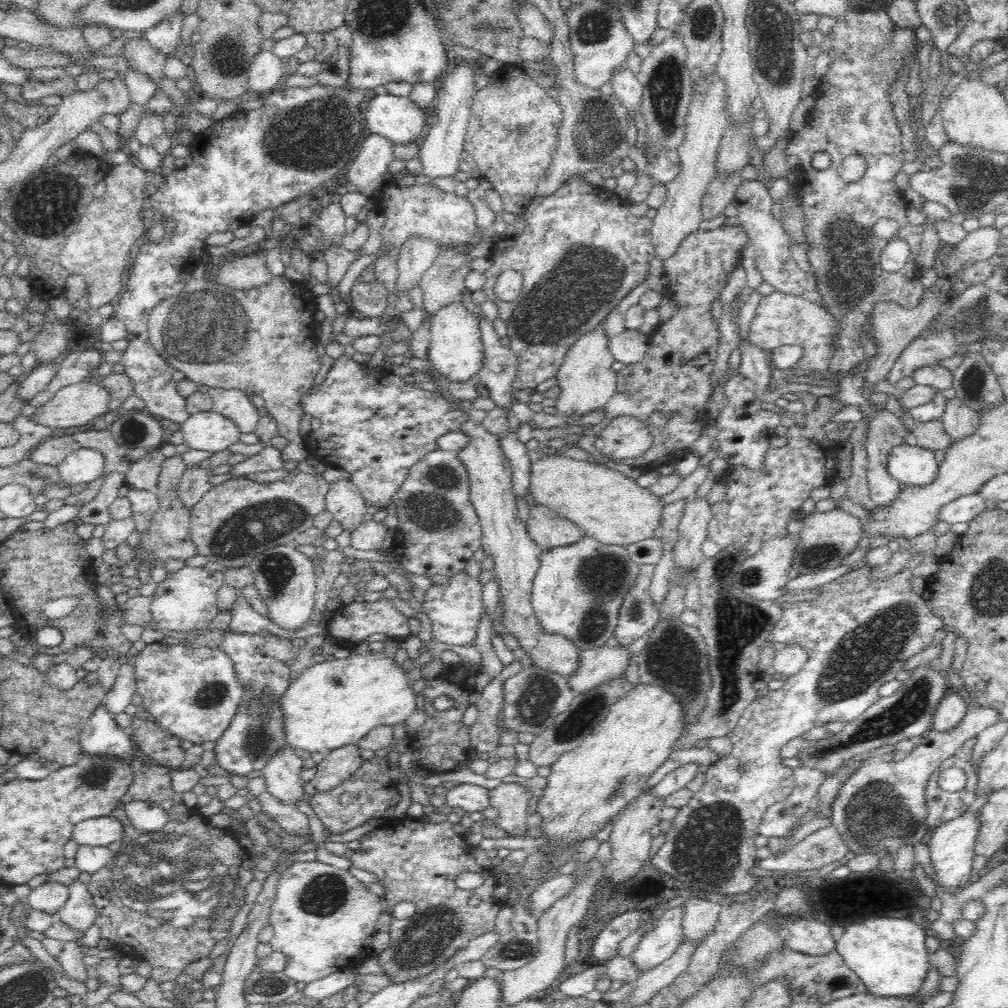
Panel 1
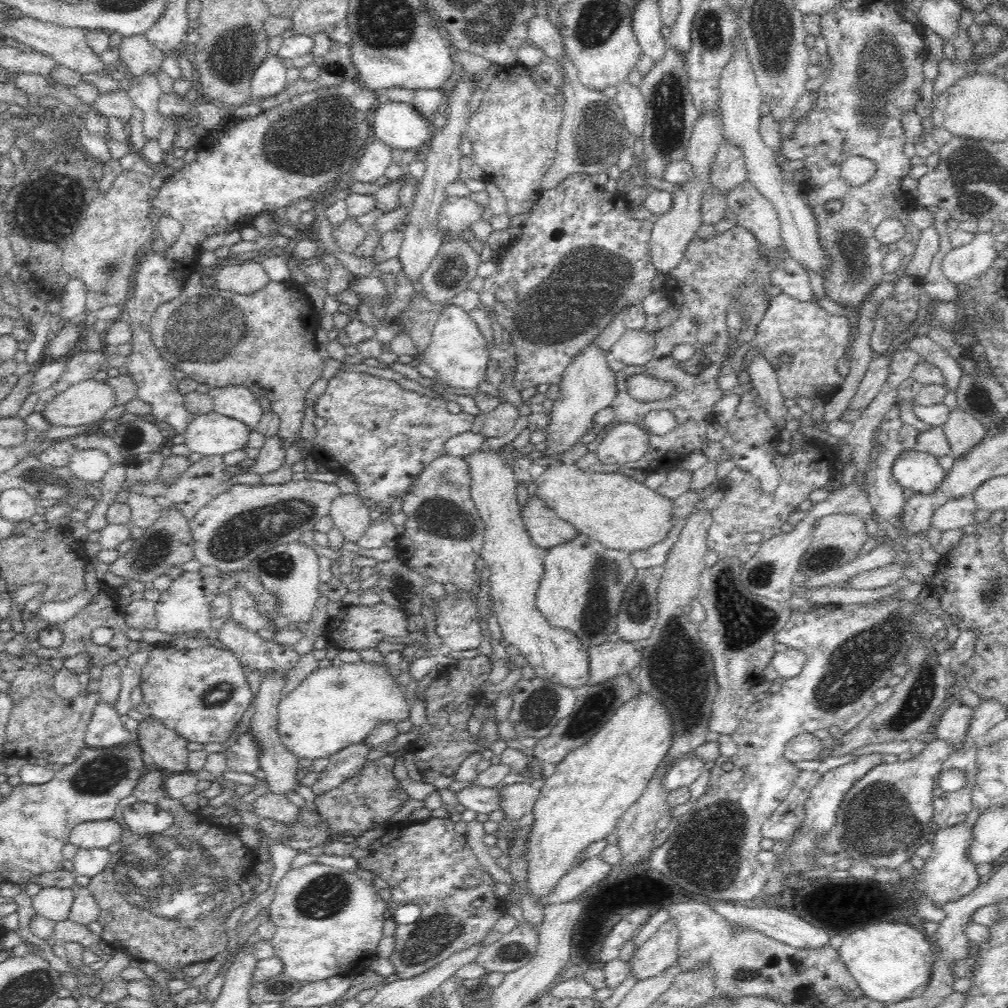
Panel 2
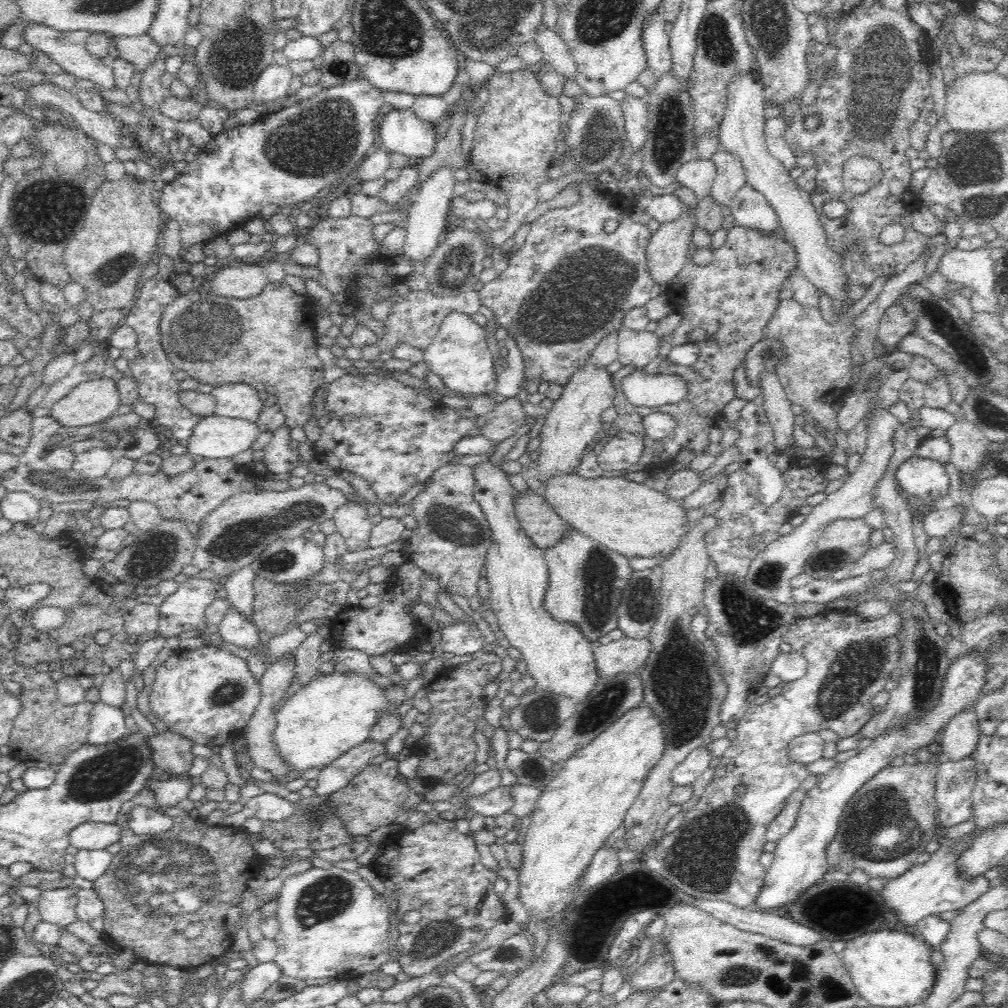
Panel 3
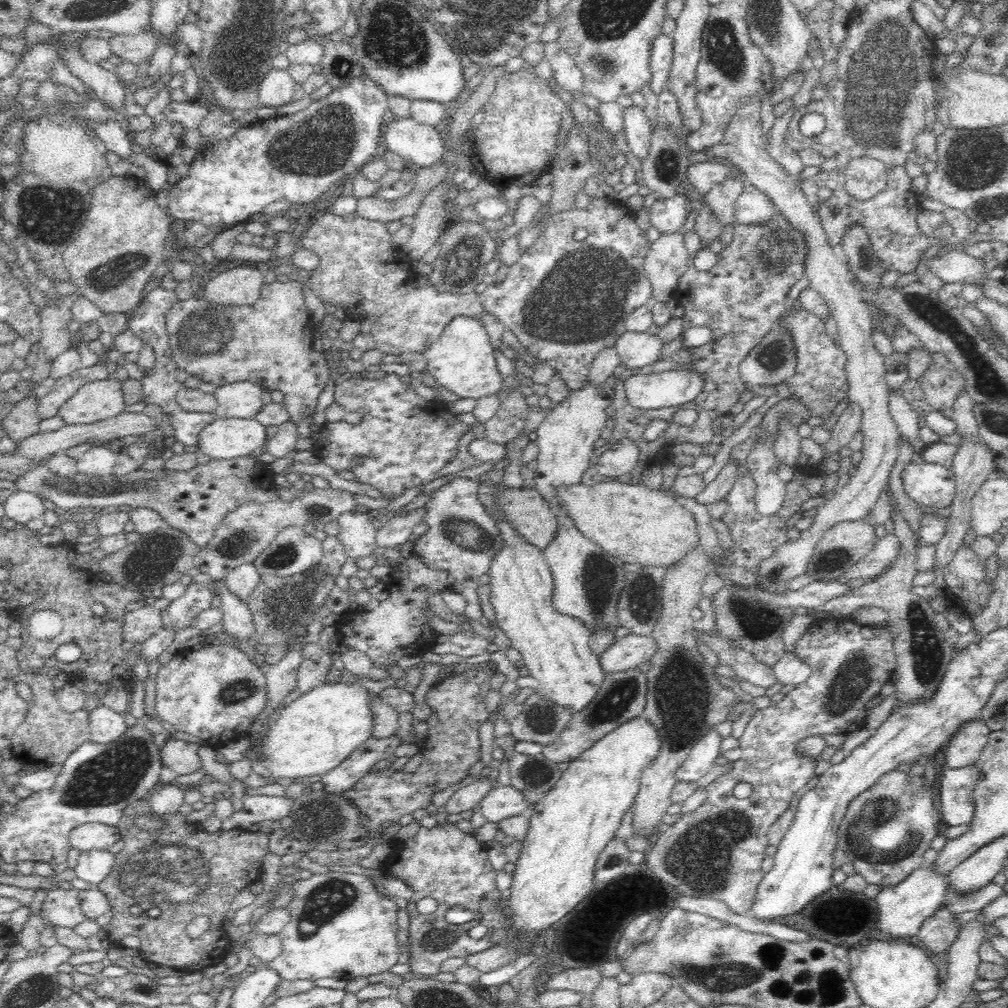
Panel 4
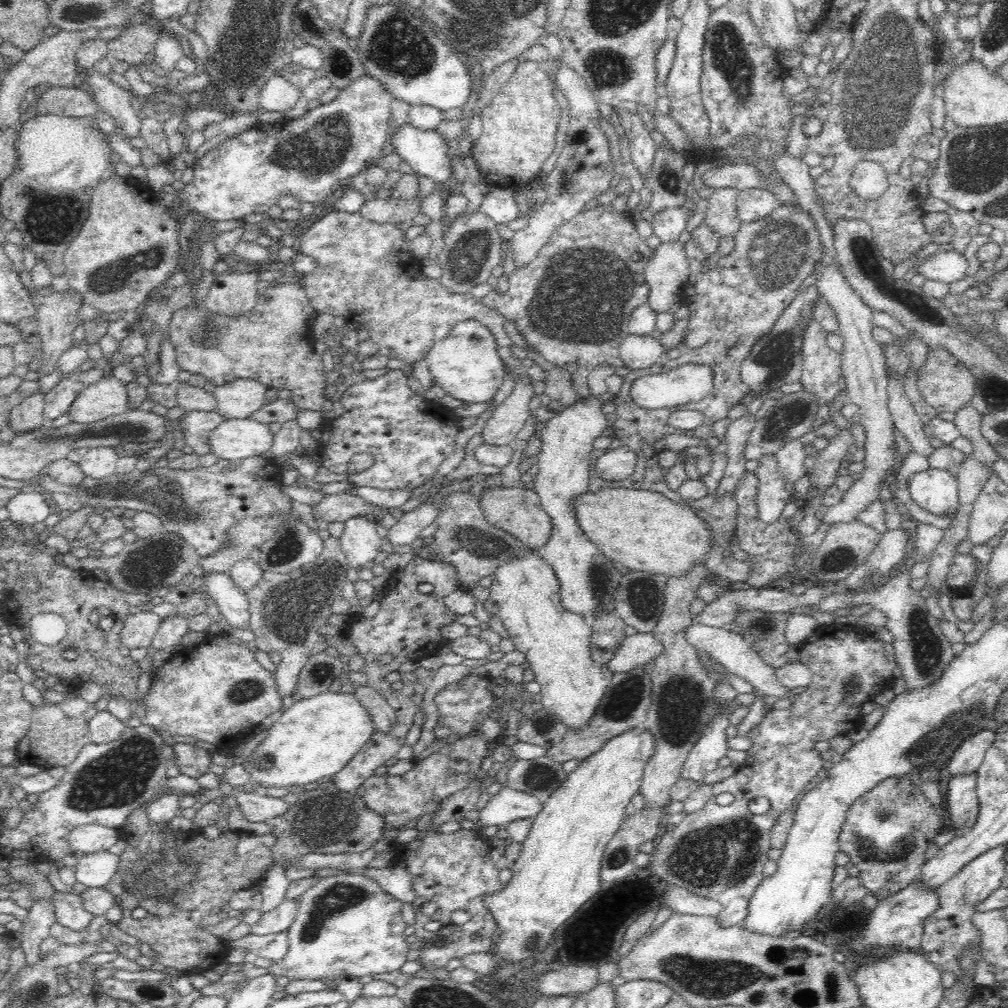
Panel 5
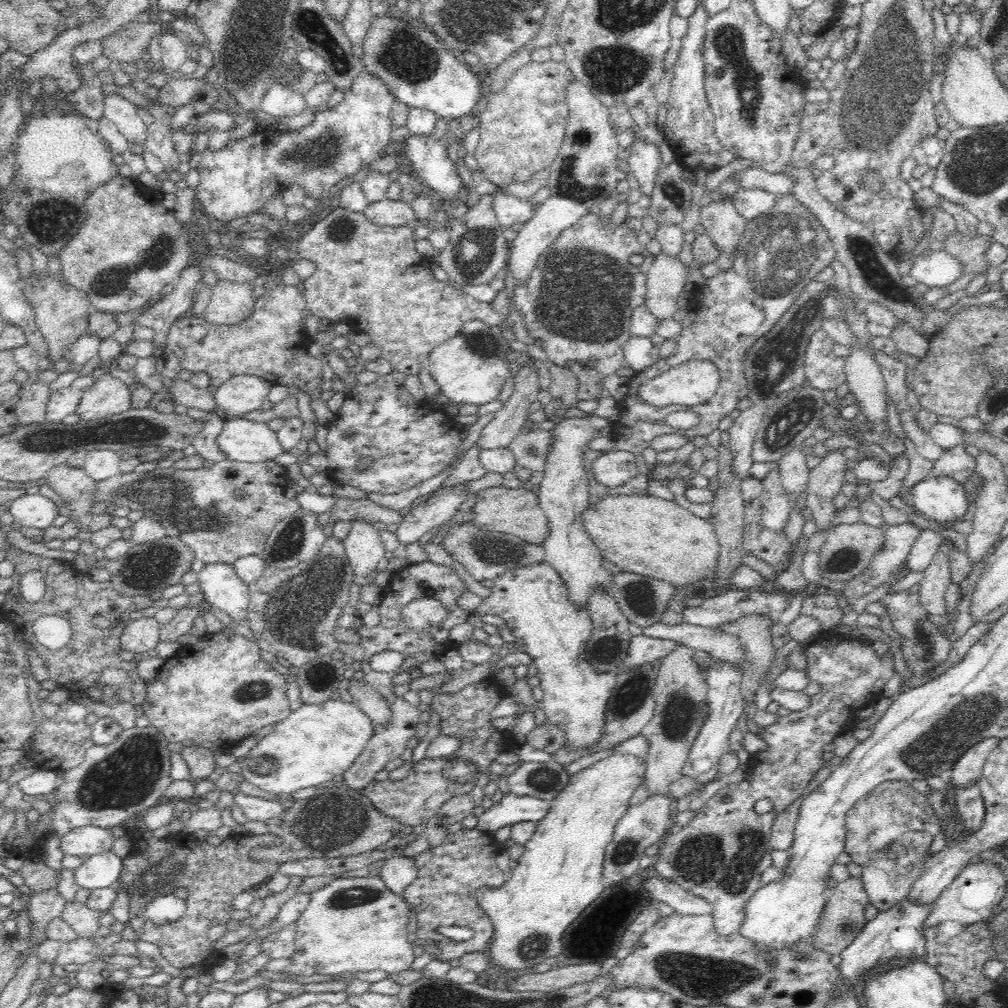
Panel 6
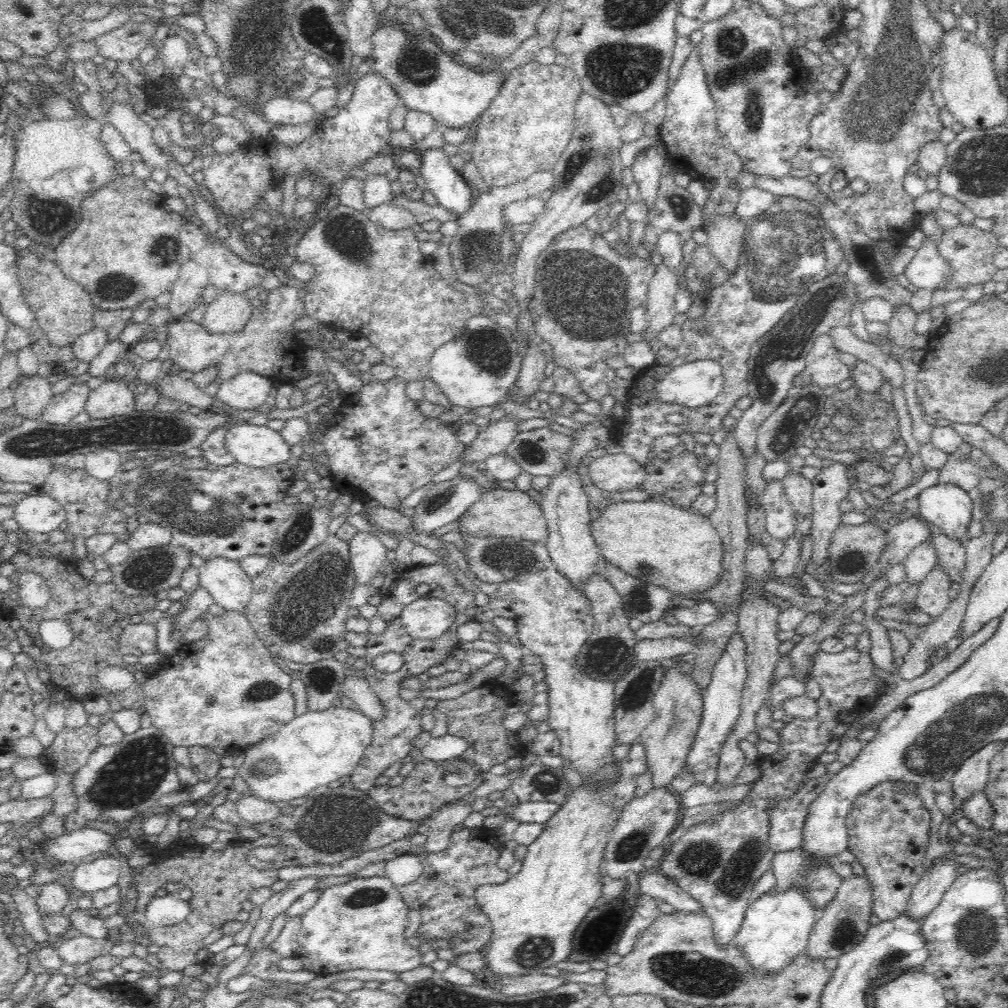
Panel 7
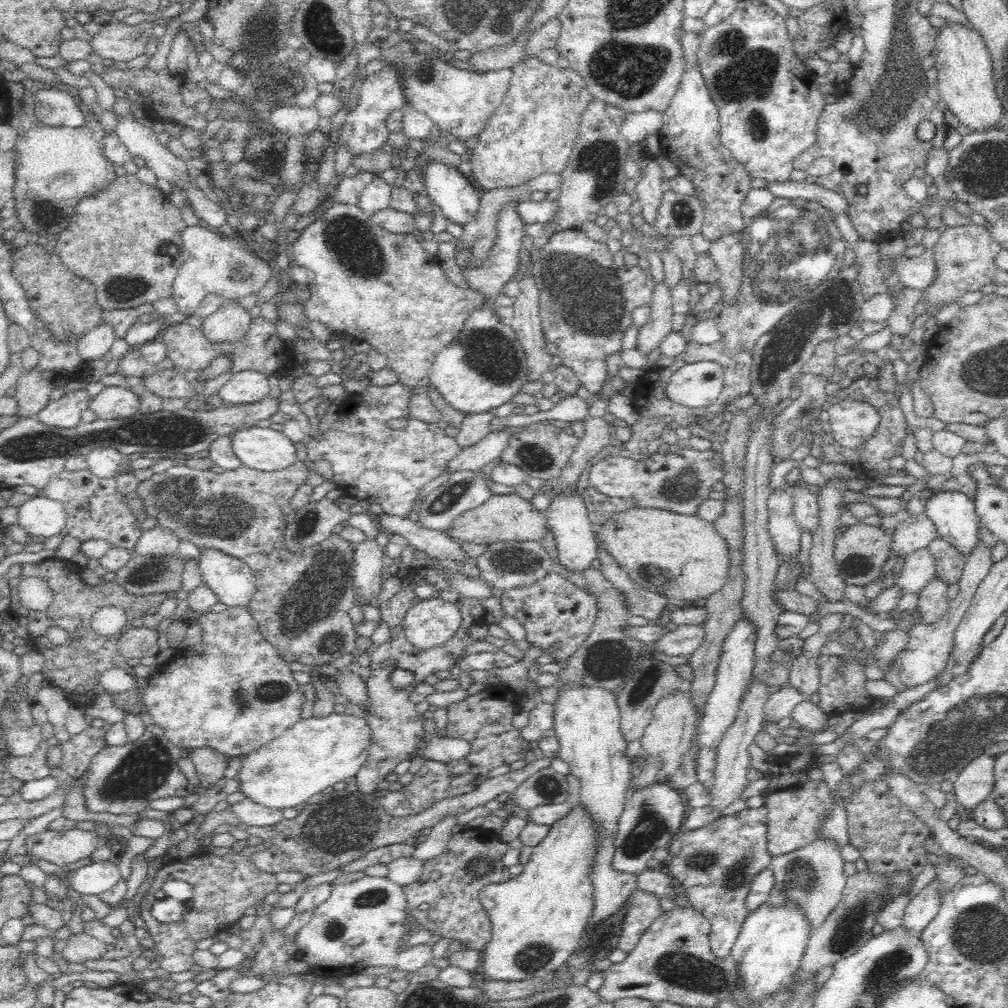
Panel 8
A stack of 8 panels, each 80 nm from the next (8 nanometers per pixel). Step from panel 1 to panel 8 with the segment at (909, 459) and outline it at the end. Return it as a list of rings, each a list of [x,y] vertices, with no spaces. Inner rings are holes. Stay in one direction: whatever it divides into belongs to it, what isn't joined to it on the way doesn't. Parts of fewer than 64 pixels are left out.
[[[942,488],[928,500],[925,513],[937,526],[939,537],[962,553],[967,561],[971,552],[982,542],[980,519],[975,513],[975,502],[964,493],[950,492]]]

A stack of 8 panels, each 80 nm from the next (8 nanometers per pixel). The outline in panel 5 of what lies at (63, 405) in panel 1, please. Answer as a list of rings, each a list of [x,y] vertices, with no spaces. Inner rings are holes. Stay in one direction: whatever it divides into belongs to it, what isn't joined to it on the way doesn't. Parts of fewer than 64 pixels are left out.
[[[113,374],[89,384],[67,412],[74,422],[90,424],[129,409],[126,384]]]

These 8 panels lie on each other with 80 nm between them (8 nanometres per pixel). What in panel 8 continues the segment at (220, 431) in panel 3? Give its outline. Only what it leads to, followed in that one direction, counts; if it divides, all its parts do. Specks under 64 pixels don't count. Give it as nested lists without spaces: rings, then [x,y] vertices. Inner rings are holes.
[[[238,429],[232,436],[232,449],[245,467],[262,472],[283,471],[299,462],[297,443],[274,429]]]

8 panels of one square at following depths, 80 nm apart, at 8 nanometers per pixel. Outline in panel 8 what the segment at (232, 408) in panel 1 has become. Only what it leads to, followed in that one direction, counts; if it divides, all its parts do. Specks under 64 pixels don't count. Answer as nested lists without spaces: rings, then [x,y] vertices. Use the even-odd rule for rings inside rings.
[[[245,370],[234,373],[218,395],[225,404],[250,404],[266,398],[268,391],[266,374],[258,370]]]

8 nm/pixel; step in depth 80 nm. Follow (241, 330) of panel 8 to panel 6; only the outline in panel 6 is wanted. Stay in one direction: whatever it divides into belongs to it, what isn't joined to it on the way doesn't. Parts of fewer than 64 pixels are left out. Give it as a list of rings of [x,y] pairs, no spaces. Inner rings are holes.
[[[218,281],[212,289],[203,320],[216,327],[233,327],[244,323],[255,308],[252,291],[252,286],[248,284]]]

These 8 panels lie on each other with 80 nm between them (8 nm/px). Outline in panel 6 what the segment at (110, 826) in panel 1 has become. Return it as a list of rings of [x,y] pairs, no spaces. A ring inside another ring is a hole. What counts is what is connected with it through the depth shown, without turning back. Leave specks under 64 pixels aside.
[[[97,826],[80,827],[66,832],[60,837],[59,848],[63,856],[92,856],[110,851],[113,837],[107,829]]]

